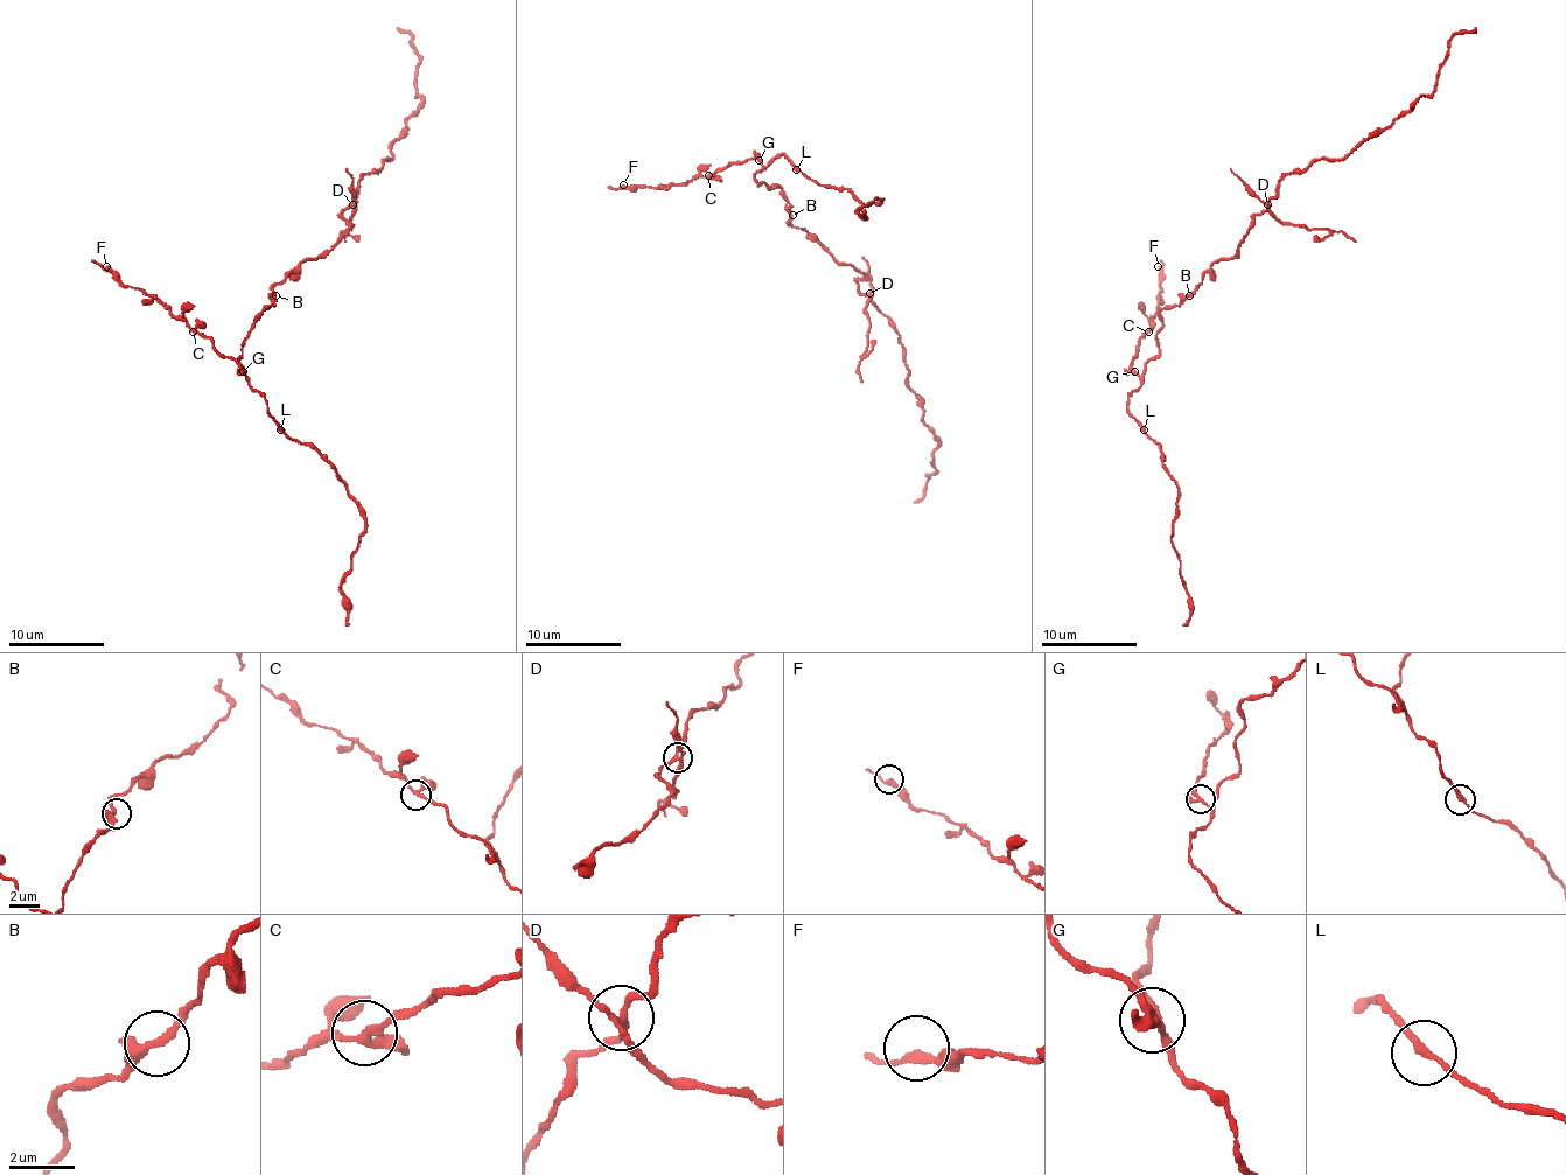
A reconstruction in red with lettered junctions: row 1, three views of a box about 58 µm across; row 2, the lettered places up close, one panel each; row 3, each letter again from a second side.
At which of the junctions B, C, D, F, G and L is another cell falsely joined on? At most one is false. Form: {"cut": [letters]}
{"cut": ["D"]}

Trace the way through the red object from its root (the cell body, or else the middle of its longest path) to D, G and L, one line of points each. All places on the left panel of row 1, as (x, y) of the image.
D: (278, 284), (302, 261), (316, 259), (348, 231), (348, 222), (341, 214), (352, 204)
G: (278, 284), (273, 288), (273, 302), (261, 312), (245, 341), (238, 359), (243, 371)
L: (278, 284), (273, 302), (250, 331), (238, 362), (280, 428)

